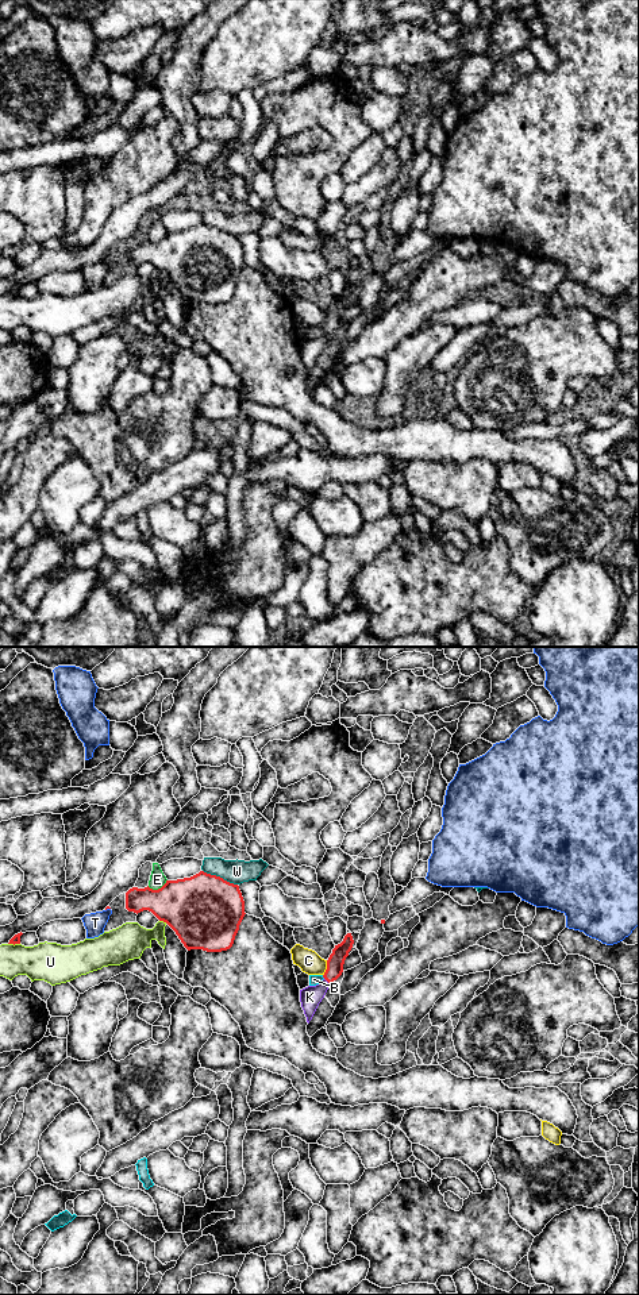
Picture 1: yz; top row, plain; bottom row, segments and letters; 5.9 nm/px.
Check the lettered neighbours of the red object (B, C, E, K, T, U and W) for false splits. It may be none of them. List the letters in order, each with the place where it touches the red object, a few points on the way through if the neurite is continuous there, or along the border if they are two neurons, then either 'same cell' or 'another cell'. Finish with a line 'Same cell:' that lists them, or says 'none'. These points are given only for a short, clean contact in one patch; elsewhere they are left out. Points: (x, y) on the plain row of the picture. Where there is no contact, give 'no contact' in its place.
B: contact yz (323, 328); border yz (322, 327), (324, 330); another cell
C: contact yz (327, 320); border yz (327, 312), (327, 320), (323, 327); another cell
E: contact yz (158, 241); border yz (166, 231), (157, 241), (147, 238); another cell
K: contact yz (326, 331); way yz (335, 313), (334, 323), (326, 331), (310, 349); same cell
T: contact yz (107, 259); border yz (110, 259), (106, 262); another cell
U: contact yz (164, 273); another cell
W: contact yz (219, 228); another cell
Same cell: K

